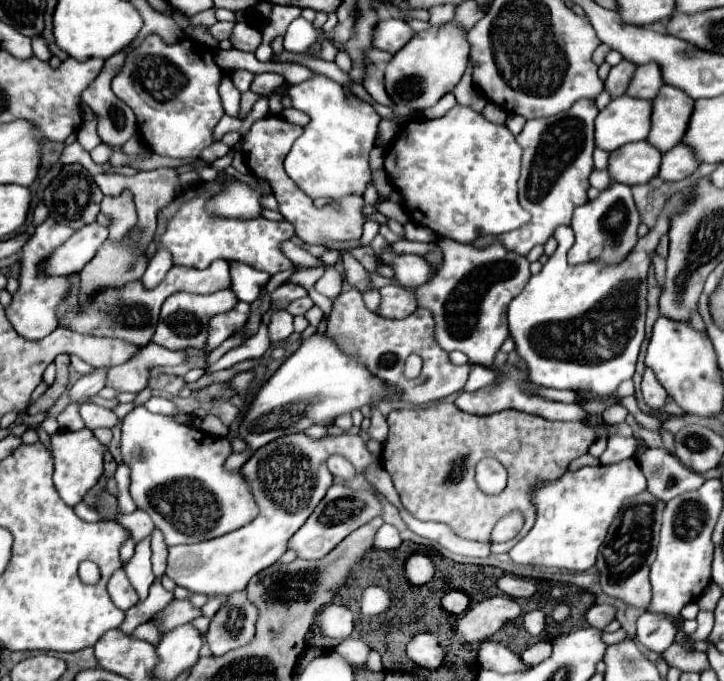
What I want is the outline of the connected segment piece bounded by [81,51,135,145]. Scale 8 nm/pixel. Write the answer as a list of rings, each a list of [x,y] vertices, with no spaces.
[[[123,51],[109,57],[97,79],[81,95],[99,119],[97,133],[105,145],[125,145],[135,133],[133,111],[111,91],[111,79],[121,69],[123,57]]]

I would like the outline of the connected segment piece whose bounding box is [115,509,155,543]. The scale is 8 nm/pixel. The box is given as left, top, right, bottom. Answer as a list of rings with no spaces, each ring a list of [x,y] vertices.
[[[140,509],[131,514],[119,514],[115,516],[115,521],[129,530],[136,543],[151,535],[155,528],[149,515]]]

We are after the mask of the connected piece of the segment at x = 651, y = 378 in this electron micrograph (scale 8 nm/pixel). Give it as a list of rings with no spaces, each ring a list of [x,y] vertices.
[[[645,369],[645,375],[643,375],[643,383],[641,383],[641,391],[643,391],[643,399],[645,403],[653,409],[653,411],[659,411],[665,403],[665,389],[659,385],[659,381],[655,379],[655,373],[651,369]]]

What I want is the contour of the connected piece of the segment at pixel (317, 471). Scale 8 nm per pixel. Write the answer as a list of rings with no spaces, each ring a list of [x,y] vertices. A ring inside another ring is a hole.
[[[291,433],[257,449],[239,473],[247,479],[253,491],[259,515],[243,529],[217,537],[215,541],[169,547],[165,575],[173,579],[175,585],[207,597],[227,597],[233,591],[245,589],[253,575],[271,567],[285,553],[289,537],[303,525],[303,521],[307,521],[331,487],[333,477],[327,469],[327,459],[335,453],[344,453],[358,473],[379,463],[379,457],[367,449],[365,439],[351,433],[325,435],[323,439],[313,439],[307,433]]]

